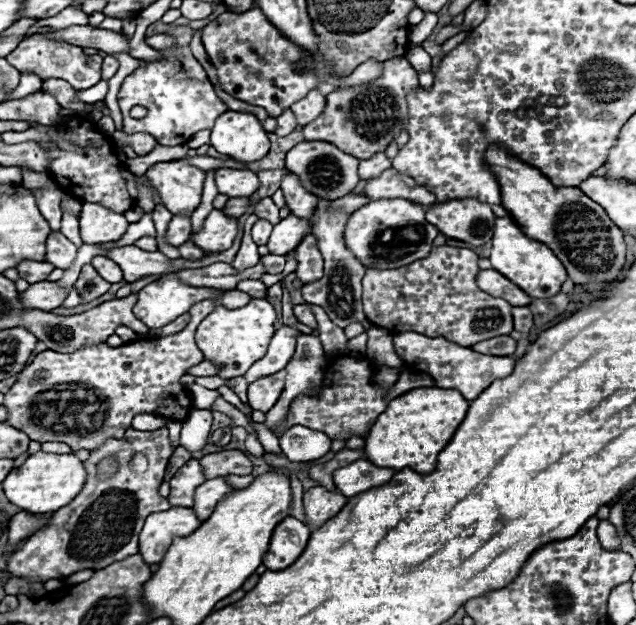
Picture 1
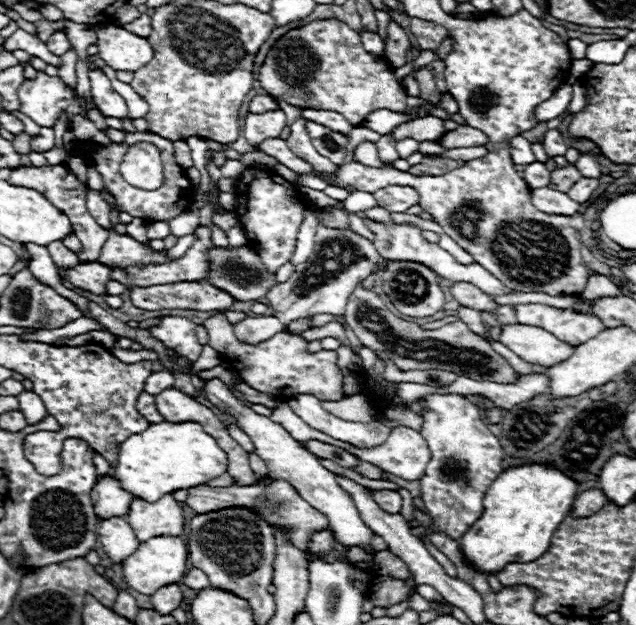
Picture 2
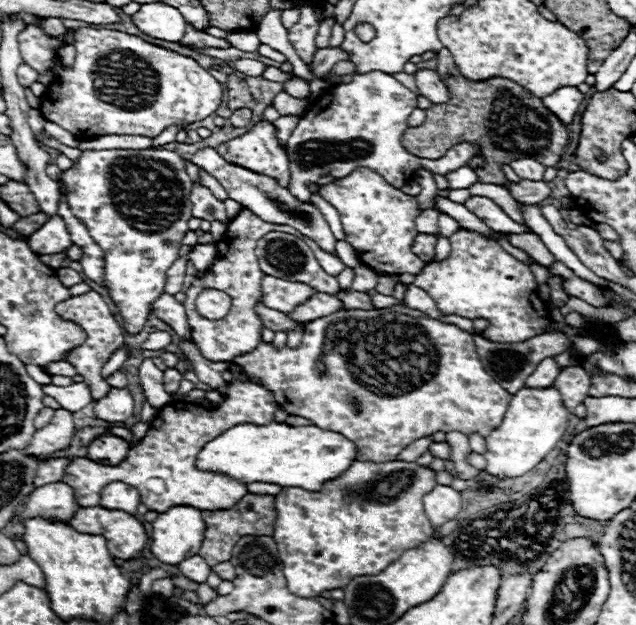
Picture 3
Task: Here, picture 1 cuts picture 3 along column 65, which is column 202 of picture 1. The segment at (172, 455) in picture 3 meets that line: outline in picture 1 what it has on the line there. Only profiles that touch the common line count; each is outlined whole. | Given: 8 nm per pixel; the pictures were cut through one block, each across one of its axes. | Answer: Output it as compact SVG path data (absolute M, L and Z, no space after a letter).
M190 458L170 480L172 492L168 496L170 506L192 507L194 506L194 490L204 482L204 474L200 468L200 462Z

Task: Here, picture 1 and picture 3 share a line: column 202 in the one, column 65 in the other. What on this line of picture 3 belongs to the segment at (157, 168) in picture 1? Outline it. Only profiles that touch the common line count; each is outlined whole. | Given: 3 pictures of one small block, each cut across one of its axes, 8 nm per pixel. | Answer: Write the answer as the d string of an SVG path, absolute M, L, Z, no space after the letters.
M164 148L84 150L82 158L66 170L60 180L68 188L68 204L74 216L88 228L88 234L104 252L104 286L124 318L124 330L128 334L138 334L150 316L152 304L164 294L166 272L172 262L180 258L178 250L182 238L190 230L192 180L186 174L184 158Z

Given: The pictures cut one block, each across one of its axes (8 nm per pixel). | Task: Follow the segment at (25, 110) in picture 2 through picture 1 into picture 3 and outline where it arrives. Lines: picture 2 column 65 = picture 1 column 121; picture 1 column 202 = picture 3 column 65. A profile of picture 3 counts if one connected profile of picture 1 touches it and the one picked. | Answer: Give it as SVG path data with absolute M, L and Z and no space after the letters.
M76 30L76 62L70 72L58 72L46 94L40 98L40 110L46 120L72 132L76 138L92 138L104 134L136 134L156 138L170 124L192 124L214 114L222 104L222 86L196 60L174 50L144 42L138 36L118 30Z

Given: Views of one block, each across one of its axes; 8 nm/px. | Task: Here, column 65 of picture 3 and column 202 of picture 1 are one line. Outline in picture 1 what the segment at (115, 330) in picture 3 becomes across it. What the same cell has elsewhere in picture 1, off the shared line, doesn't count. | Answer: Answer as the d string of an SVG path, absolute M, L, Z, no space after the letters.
M202 300L190 308L190 322L178 334L148 338L138 342L128 342L120 348L110 348L108 344L90 344L72 354L60 354L54 350L40 352L32 364L28 364L20 374L16 384L6 392L4 406L8 408L6 424L26 432L30 440L36 442L66 442L72 450L94 450L104 444L106 438L122 438L124 430L130 426L134 414L158 414L164 418L184 420L190 412L190 394L186 386L180 384L180 378L188 368L200 364L202 352L194 344L196 326L214 310L212 300Z

